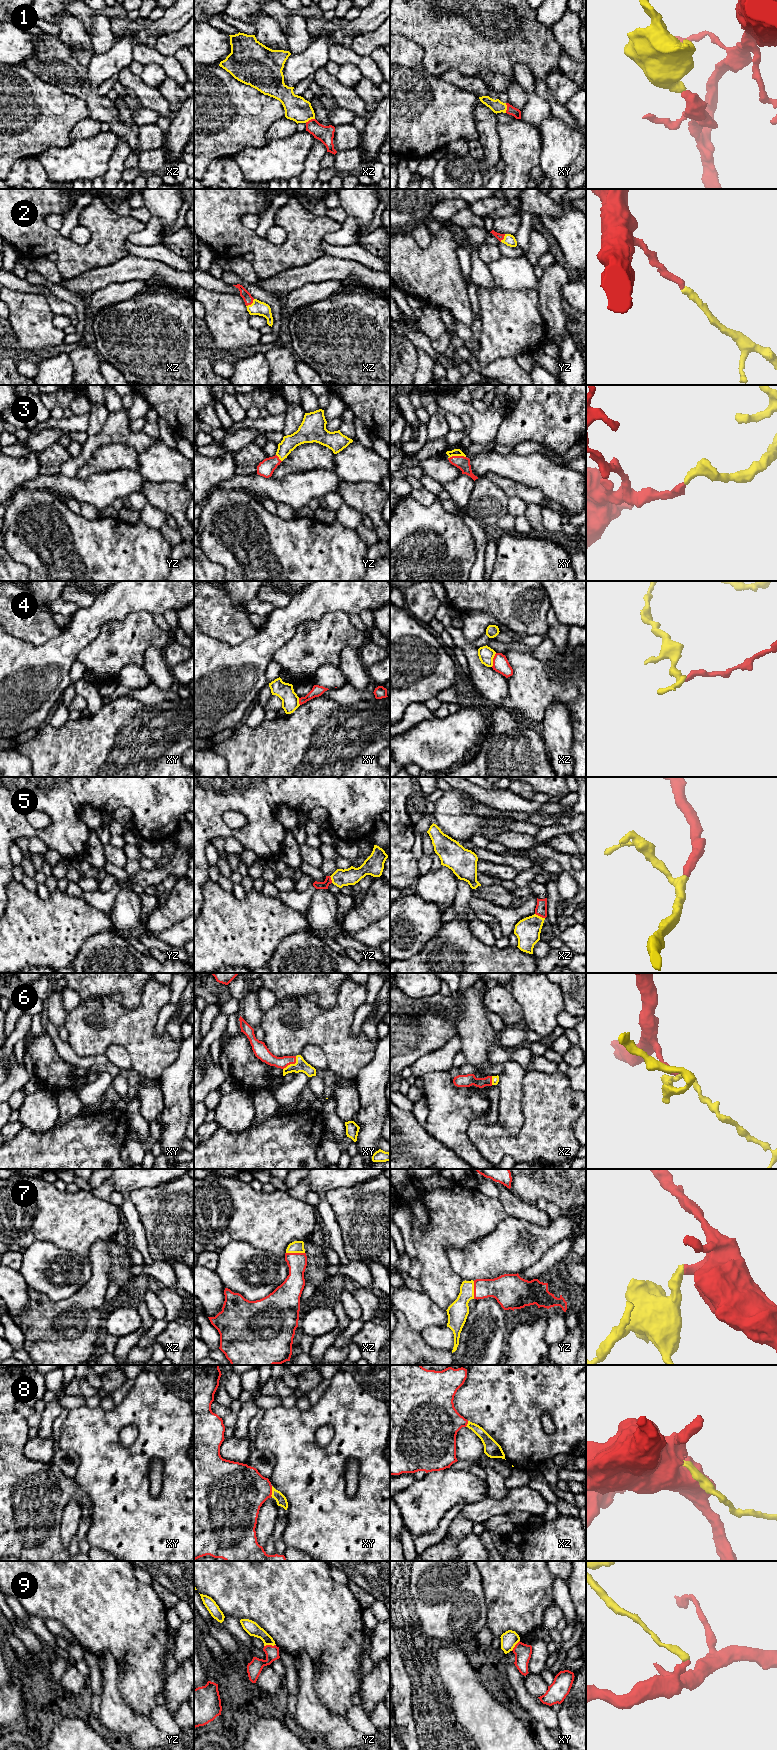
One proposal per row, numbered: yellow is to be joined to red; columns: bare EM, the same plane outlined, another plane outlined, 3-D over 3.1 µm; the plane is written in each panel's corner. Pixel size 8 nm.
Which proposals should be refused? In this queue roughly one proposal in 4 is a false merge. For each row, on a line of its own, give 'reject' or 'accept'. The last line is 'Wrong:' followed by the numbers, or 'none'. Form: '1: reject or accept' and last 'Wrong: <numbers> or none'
1: accept
2: accept
3: accept
4: reject
5: accept
6: accept
7: accept
8: accept
9: reject
Wrong: 4, 9

